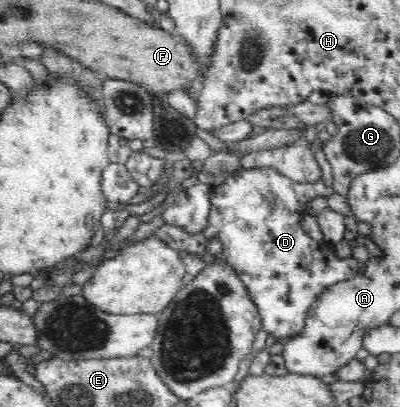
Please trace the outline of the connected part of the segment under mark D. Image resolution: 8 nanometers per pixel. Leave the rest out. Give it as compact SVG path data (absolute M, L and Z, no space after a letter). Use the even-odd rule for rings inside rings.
M323 150L316 151L314 155L316 161L320 162L323 171L323 176L319 182L298 183L279 174L272 168L245 170L241 167L234 173L230 173L222 184L211 187L211 209L206 228L202 232L184 232L177 226L166 223L156 229L156 239L165 243L172 250L194 254L204 264L221 262L221 264L229 266L237 275L237 278L243 282L245 290L248 291L249 298L252 299L257 308L257 315L261 318L264 332L268 332L270 336L275 336L277 339L289 340L298 337L298 334L304 330L308 310L312 308L312 304L316 302L320 294L323 294L328 287L345 282L358 275L357 260L352 257L338 258L335 248L329 252L323 243L314 241L300 226L301 216L307 213L306 203L309 200L319 196L328 197L334 193L332 166ZM212 240L218 240L220 246L222 246L218 254L212 254L208 250Z

